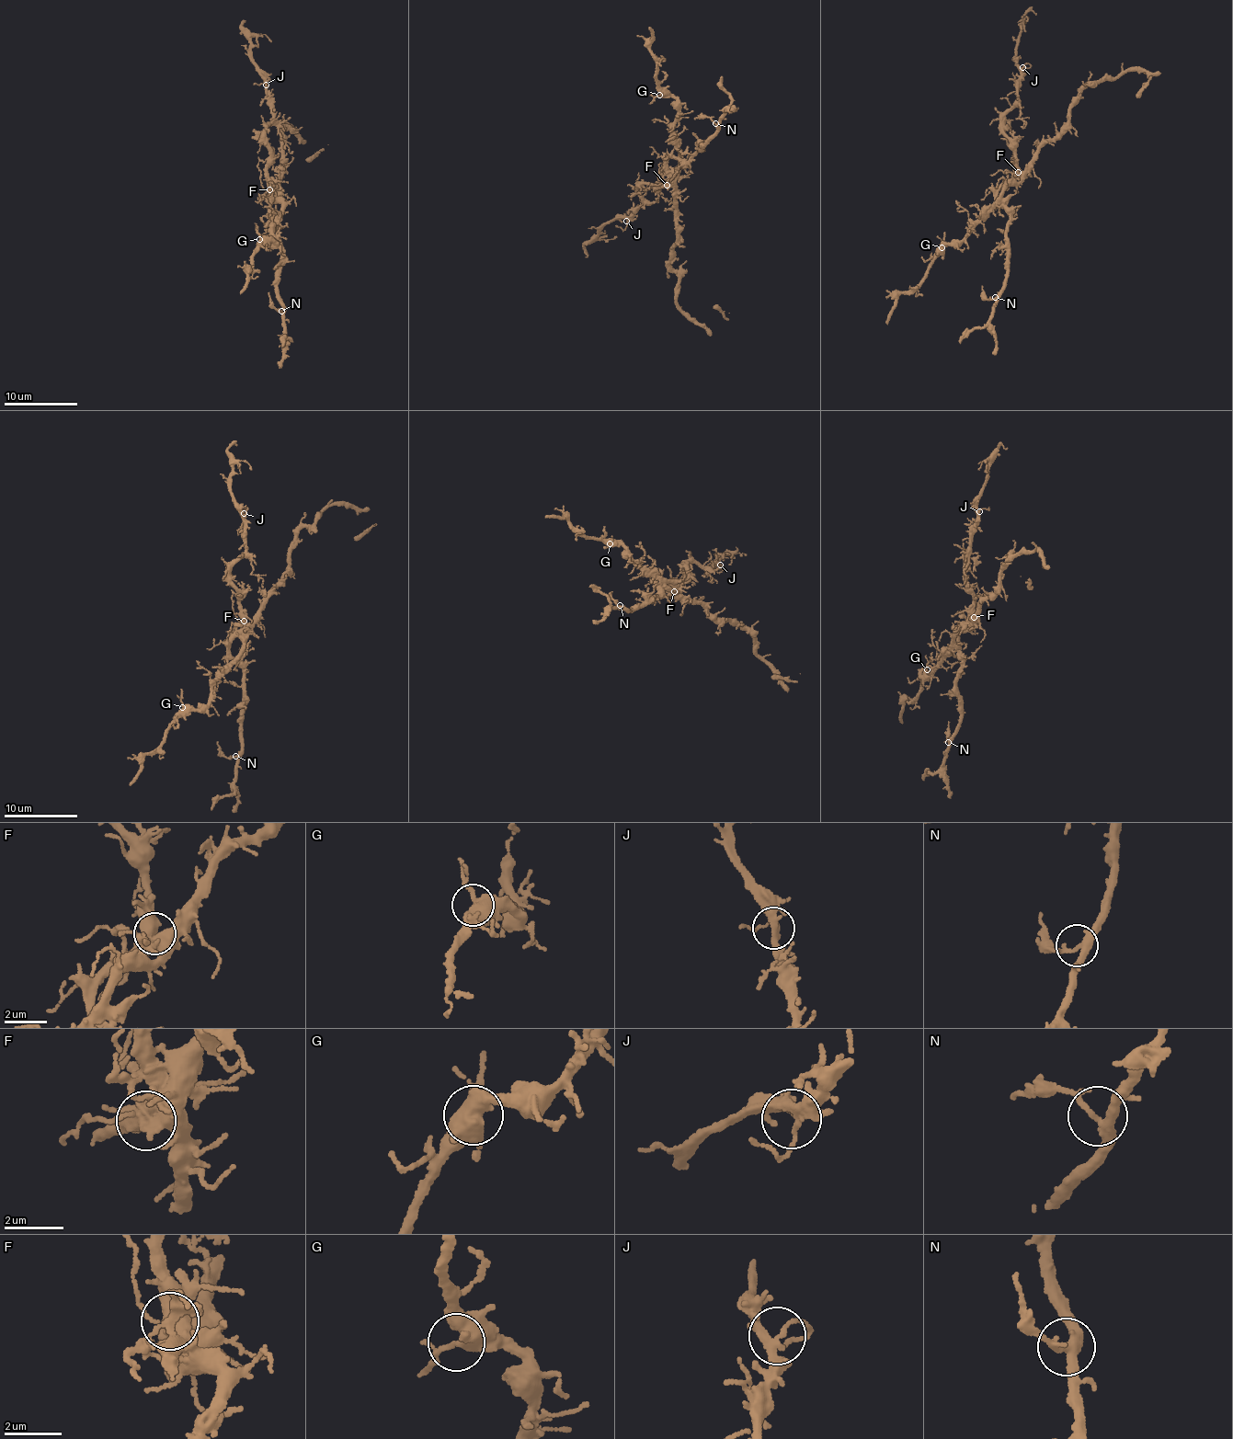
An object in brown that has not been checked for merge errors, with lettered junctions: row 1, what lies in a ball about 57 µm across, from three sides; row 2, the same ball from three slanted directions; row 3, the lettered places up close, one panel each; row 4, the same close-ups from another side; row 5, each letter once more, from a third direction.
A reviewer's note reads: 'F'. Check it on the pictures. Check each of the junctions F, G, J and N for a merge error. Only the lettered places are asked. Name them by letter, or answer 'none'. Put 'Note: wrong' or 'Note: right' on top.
Note: right
F

